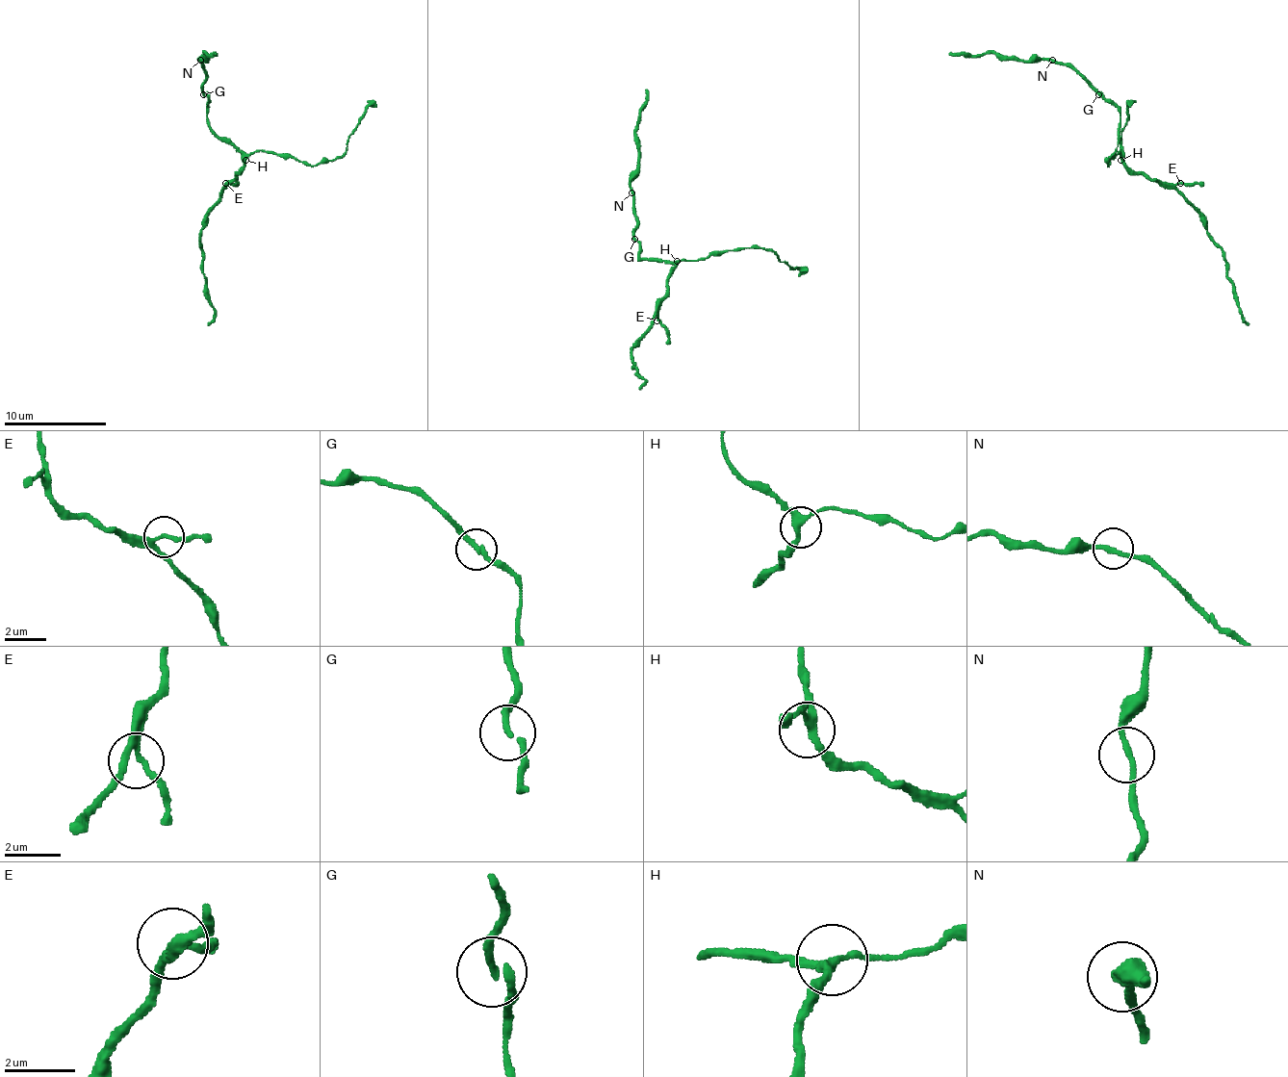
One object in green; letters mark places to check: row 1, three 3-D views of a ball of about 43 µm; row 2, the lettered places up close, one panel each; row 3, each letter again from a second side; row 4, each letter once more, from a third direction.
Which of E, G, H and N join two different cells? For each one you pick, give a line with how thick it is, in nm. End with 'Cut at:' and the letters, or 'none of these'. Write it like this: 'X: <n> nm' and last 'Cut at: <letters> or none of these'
Cut at: none of these

